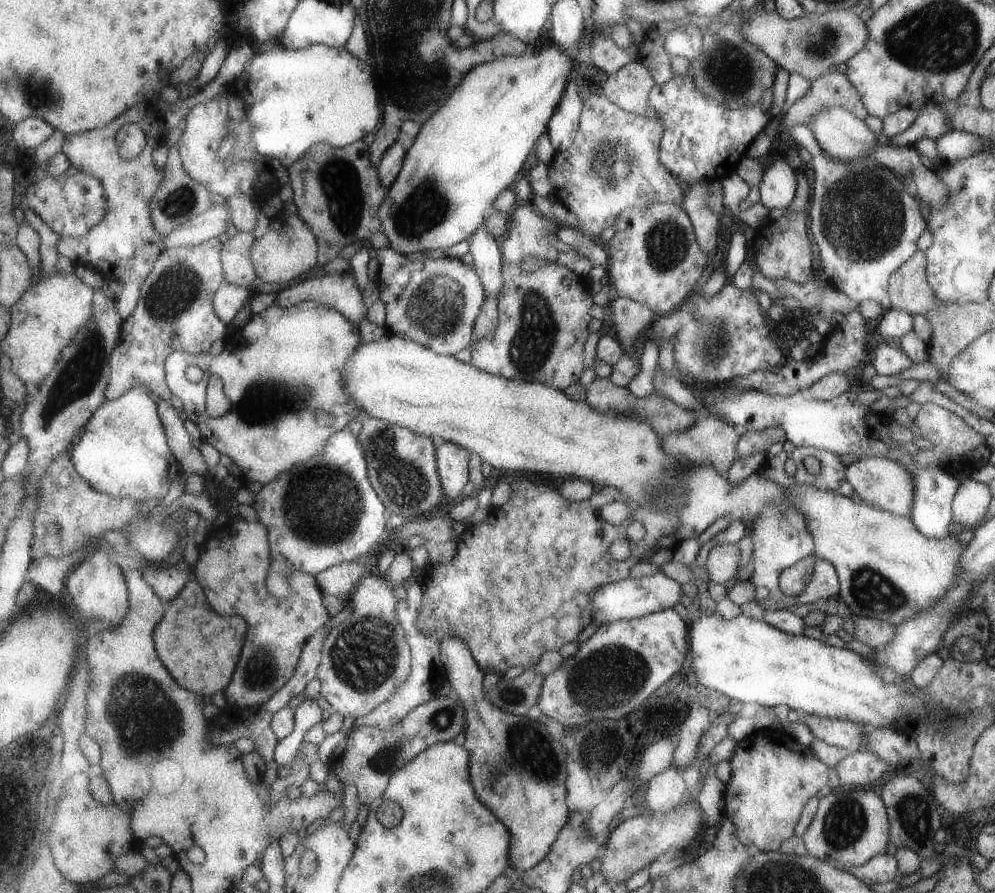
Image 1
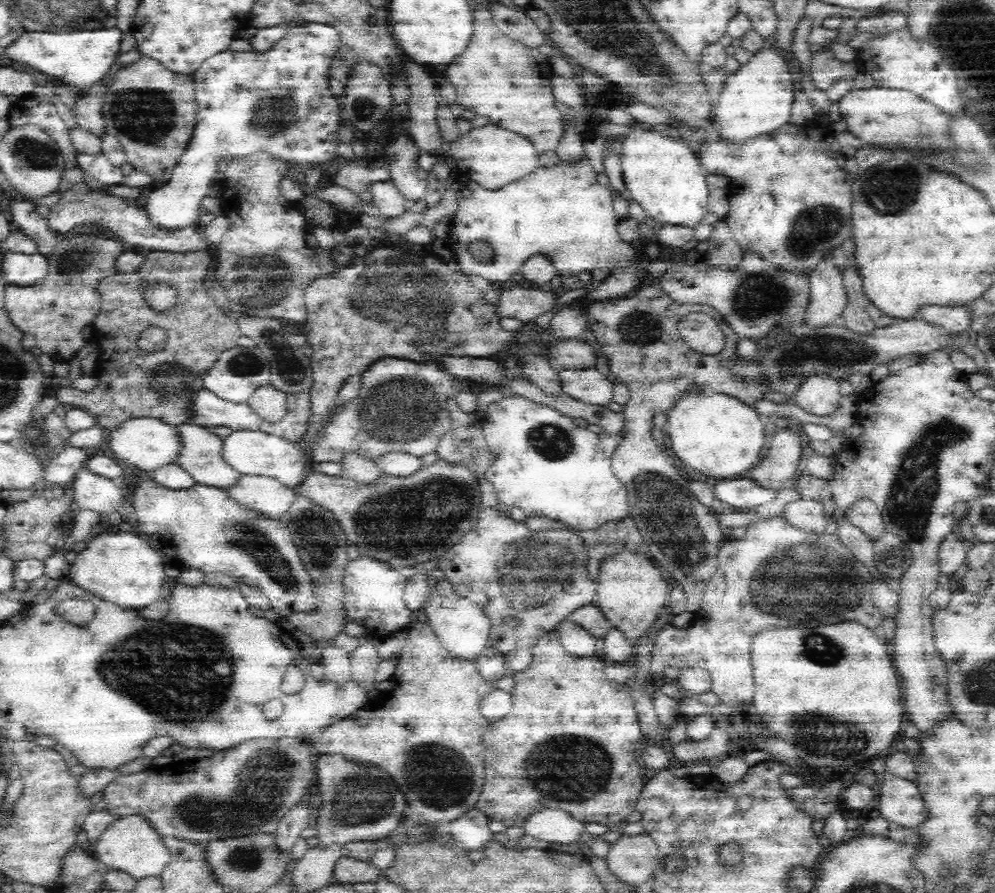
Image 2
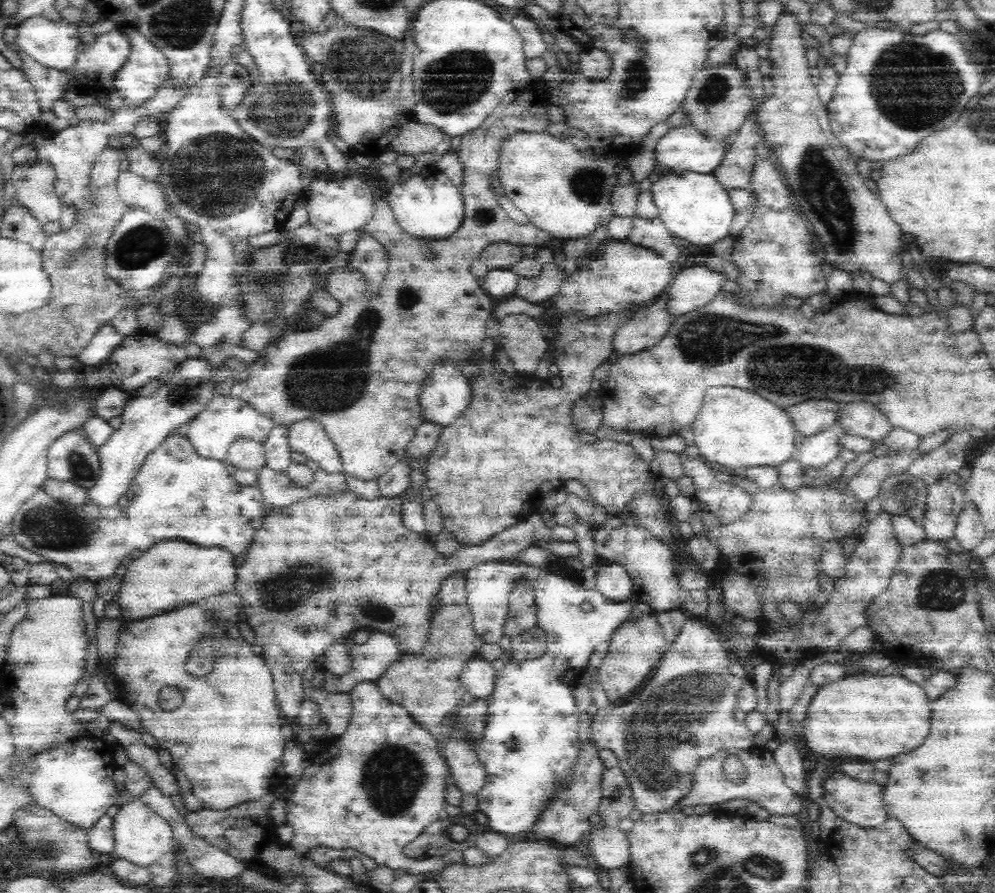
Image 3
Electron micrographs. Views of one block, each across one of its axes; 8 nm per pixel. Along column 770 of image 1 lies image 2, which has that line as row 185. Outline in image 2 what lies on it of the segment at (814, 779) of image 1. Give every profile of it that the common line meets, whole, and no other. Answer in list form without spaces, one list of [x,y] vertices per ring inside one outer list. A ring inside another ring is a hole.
[[[786,124],[786,126],[778,128],[778,130],[774,130],[772,134],[762,134],[762,136],[752,138],[750,142],[744,142],[744,144],[728,144],[728,142],[722,142],[720,138],[704,138],[702,144],[700,144],[700,164],[702,164],[702,168],[704,168],[706,174],[726,176],[730,180],[730,188],[728,188],[728,194],[730,194],[730,210],[728,210],[728,216],[724,220],[728,222],[728,228],[732,230],[734,240],[738,242],[740,250],[744,254],[756,254],[764,262],[770,262],[774,268],[784,270],[788,274],[810,276],[820,262],[830,260],[834,248],[842,246],[846,240],[852,238],[852,232],[854,232],[854,226],[852,226],[852,210],[854,210],[854,204],[852,204],[852,176],[842,170],[844,156],[842,156],[842,146],[838,144],[838,140],[822,140],[822,138],[814,136],[814,132],[808,132],[808,134],[802,134],[802,136],[806,140],[800,140],[800,126]]]

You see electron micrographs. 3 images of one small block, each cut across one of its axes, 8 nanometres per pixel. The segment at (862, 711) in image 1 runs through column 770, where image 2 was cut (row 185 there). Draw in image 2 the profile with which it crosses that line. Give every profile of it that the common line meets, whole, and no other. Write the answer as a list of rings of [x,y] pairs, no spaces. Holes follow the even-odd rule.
[[[640,128],[630,130],[624,136],[622,146],[622,172],[628,200],[640,204],[646,218],[656,222],[656,226],[684,226],[696,228],[708,216],[708,184],[706,172],[698,164],[696,156],[684,142],[676,142],[656,132],[646,132]]]

